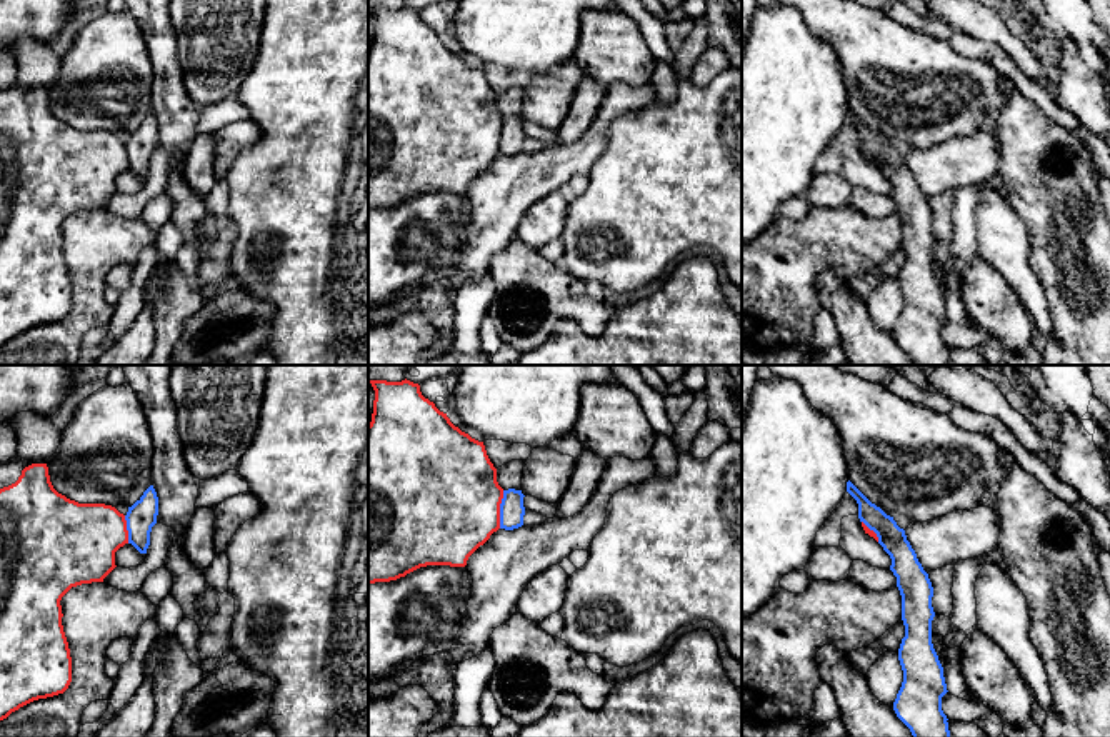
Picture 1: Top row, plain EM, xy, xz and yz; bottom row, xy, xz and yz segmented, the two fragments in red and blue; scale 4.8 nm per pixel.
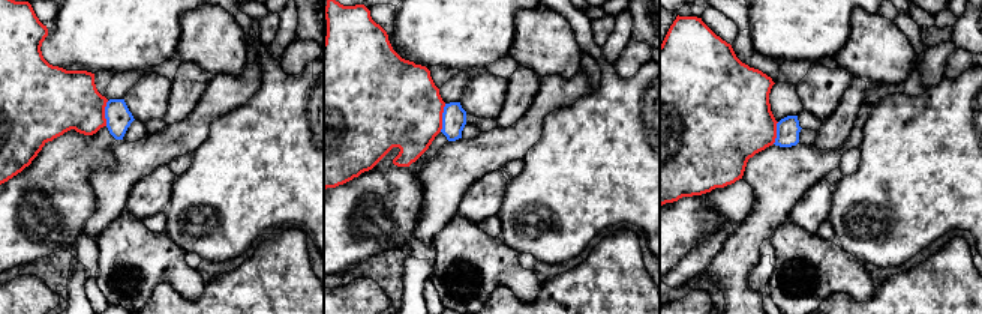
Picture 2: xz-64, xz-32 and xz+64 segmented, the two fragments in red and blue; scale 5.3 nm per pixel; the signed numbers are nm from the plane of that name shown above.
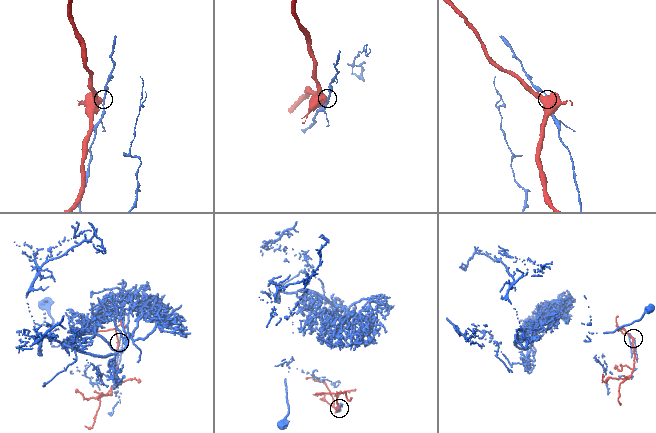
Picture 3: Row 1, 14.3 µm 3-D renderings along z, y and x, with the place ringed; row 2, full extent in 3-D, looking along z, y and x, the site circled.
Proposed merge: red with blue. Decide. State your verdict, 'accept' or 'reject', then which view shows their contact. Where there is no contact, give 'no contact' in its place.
reject; contact in xz

